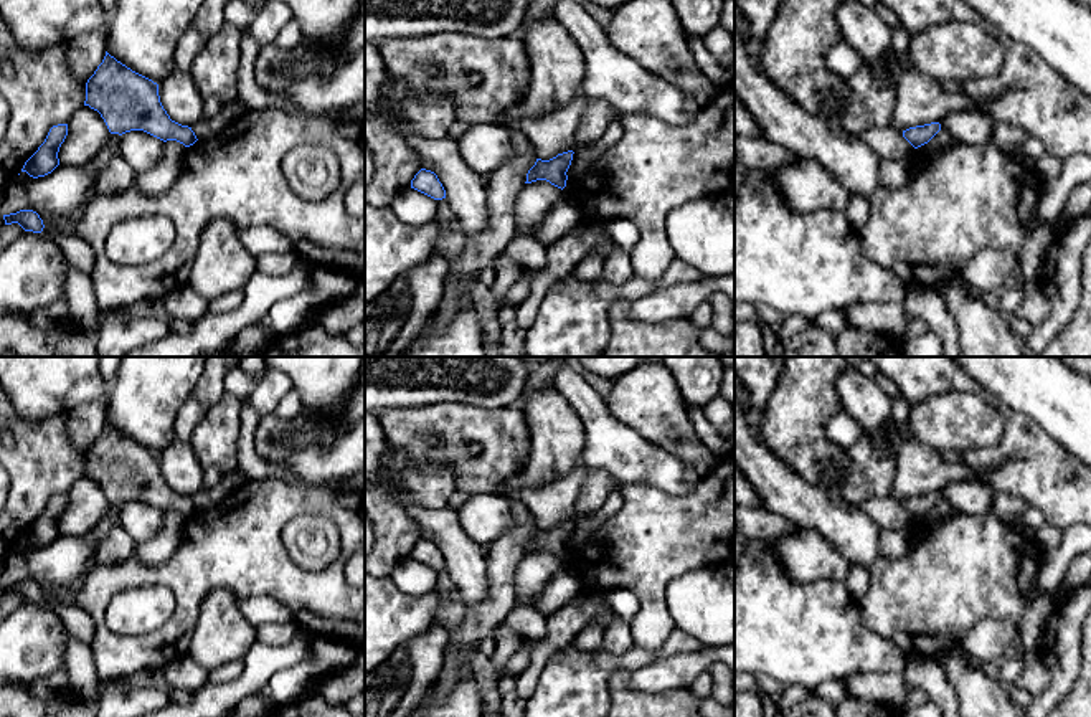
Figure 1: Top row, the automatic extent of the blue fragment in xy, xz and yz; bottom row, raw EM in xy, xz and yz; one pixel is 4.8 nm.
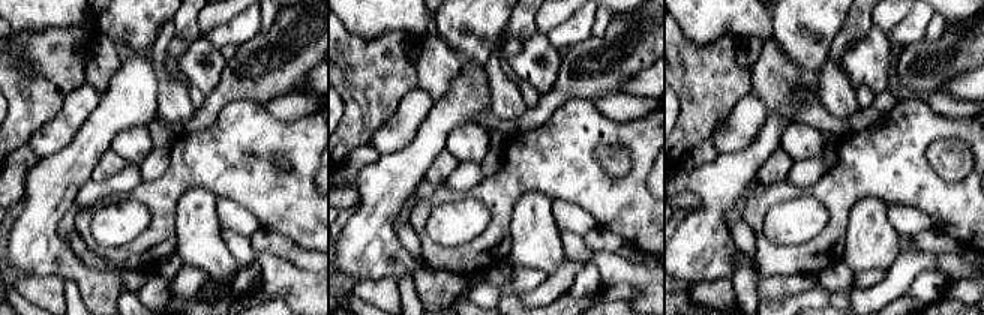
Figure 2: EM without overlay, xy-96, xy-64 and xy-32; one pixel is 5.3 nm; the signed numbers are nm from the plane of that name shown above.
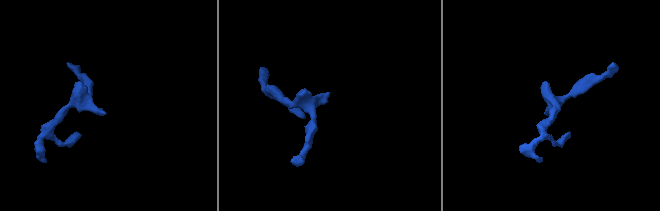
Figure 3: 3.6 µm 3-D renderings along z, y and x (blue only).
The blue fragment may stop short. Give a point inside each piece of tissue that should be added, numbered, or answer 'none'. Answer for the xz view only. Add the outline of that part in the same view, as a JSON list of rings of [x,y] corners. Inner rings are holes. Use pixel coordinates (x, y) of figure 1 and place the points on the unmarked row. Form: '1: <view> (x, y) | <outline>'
1: xz (581, 529) | [[[616,487],[604,506],[591,517],[579,519],[573,524],[571,535],[566,542],[568,548],[584,542],[602,522],[614,515],[624,506],[624,496]]]

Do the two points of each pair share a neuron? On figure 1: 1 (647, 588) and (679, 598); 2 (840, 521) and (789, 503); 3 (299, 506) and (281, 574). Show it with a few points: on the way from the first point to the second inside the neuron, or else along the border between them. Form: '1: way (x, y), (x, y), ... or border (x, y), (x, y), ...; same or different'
1: border (694, 567), (667, 587), (667, 613), (675, 626); different
2: way (827, 514), (802, 504); same
3: way (281, 517), (273, 526), (273, 555); same

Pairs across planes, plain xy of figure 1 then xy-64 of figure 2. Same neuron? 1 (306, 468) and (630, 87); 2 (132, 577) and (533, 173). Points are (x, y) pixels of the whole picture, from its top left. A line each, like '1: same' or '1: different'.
1: same
2: same

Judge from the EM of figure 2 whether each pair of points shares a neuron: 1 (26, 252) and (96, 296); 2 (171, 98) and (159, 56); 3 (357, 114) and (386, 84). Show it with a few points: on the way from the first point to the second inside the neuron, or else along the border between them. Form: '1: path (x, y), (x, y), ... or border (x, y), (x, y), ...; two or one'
1: path (44, 254), (57, 255), (81, 278); one
2: path (165, 87), (159, 66); one
3: path (365, 107), (378, 92); one

